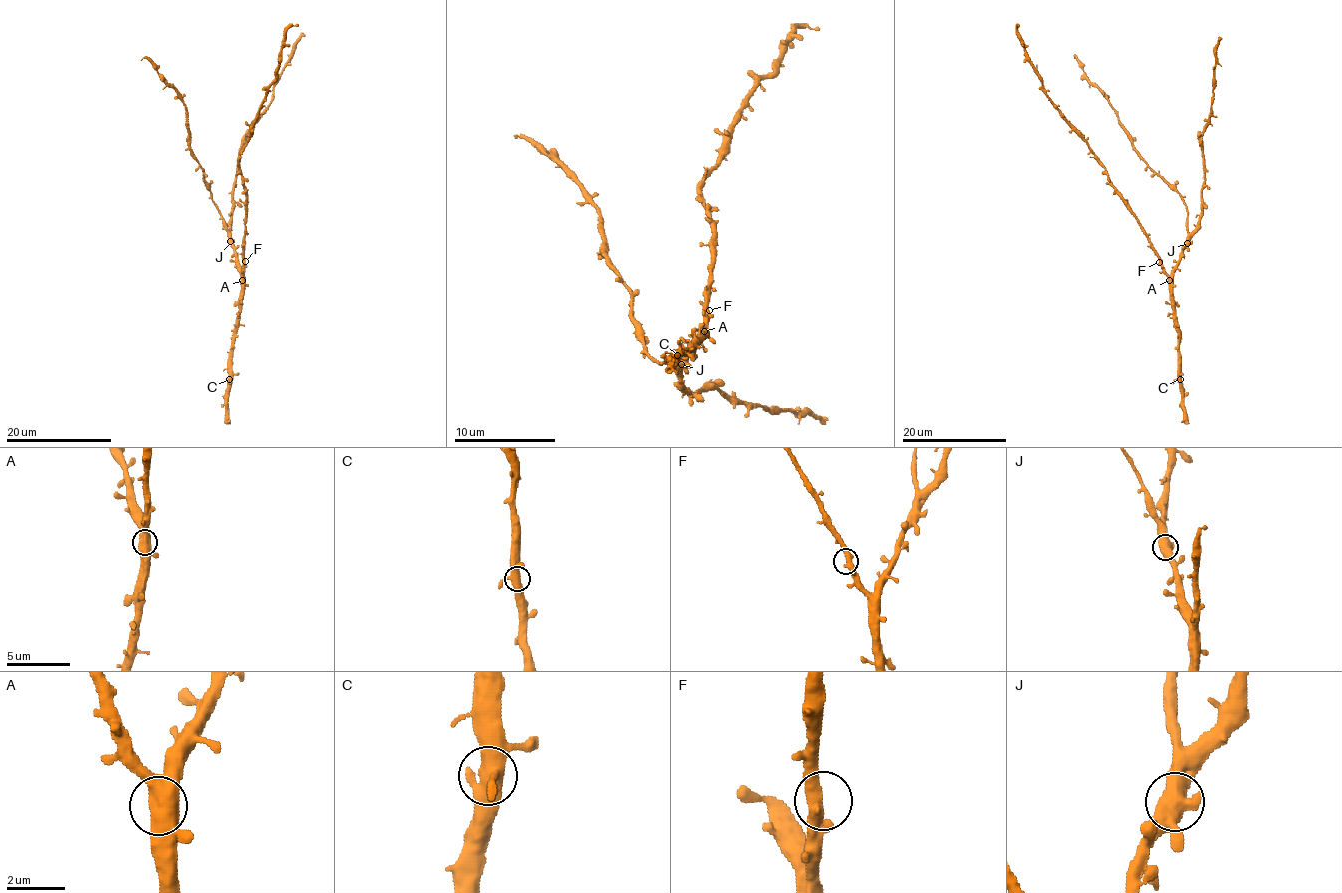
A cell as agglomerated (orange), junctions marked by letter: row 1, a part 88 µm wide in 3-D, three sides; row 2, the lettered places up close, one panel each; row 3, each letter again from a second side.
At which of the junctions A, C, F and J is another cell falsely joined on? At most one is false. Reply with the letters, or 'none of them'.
none of them

